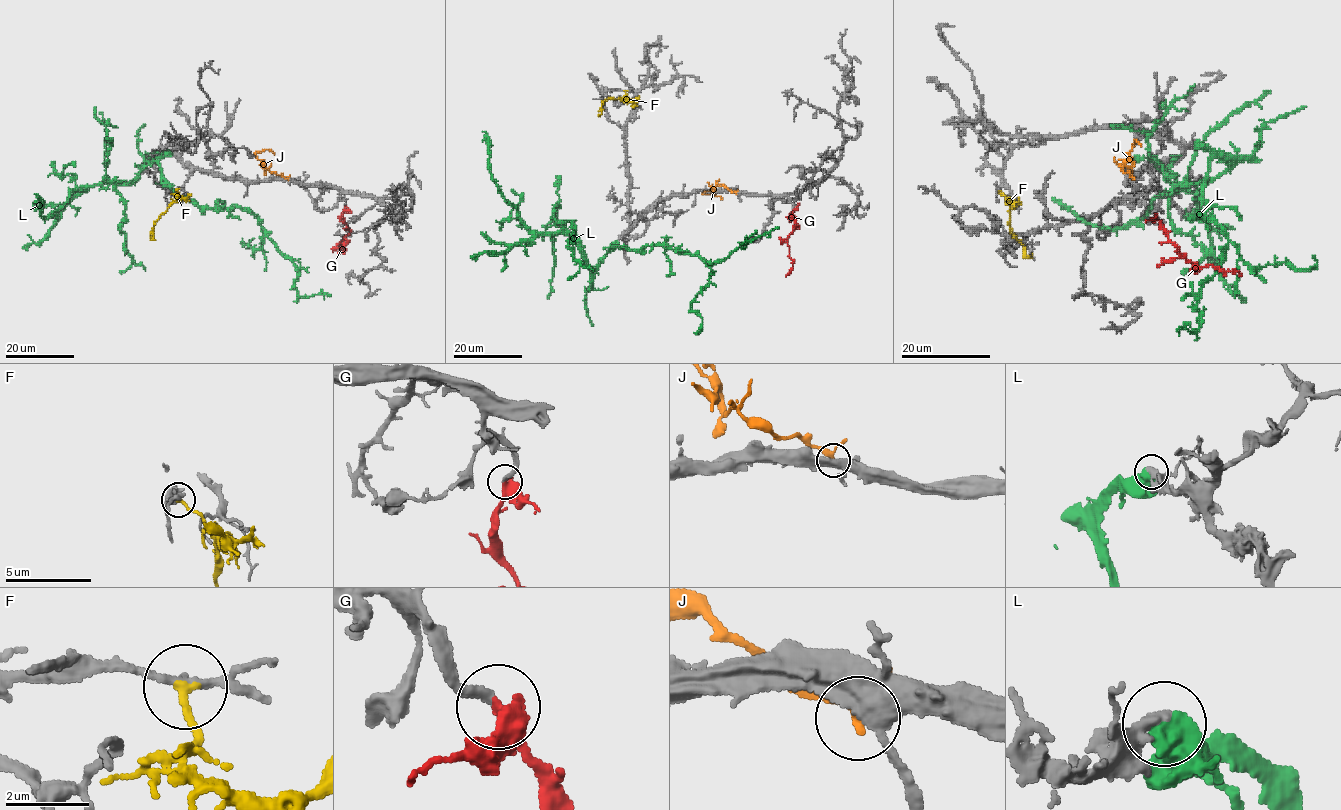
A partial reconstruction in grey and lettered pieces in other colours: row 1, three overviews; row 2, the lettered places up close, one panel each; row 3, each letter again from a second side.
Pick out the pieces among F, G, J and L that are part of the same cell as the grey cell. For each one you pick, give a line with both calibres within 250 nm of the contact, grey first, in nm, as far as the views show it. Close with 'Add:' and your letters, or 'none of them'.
G: calibres 220 and 440 nm
L: calibres 400 and 800 nm
Add: G, L

